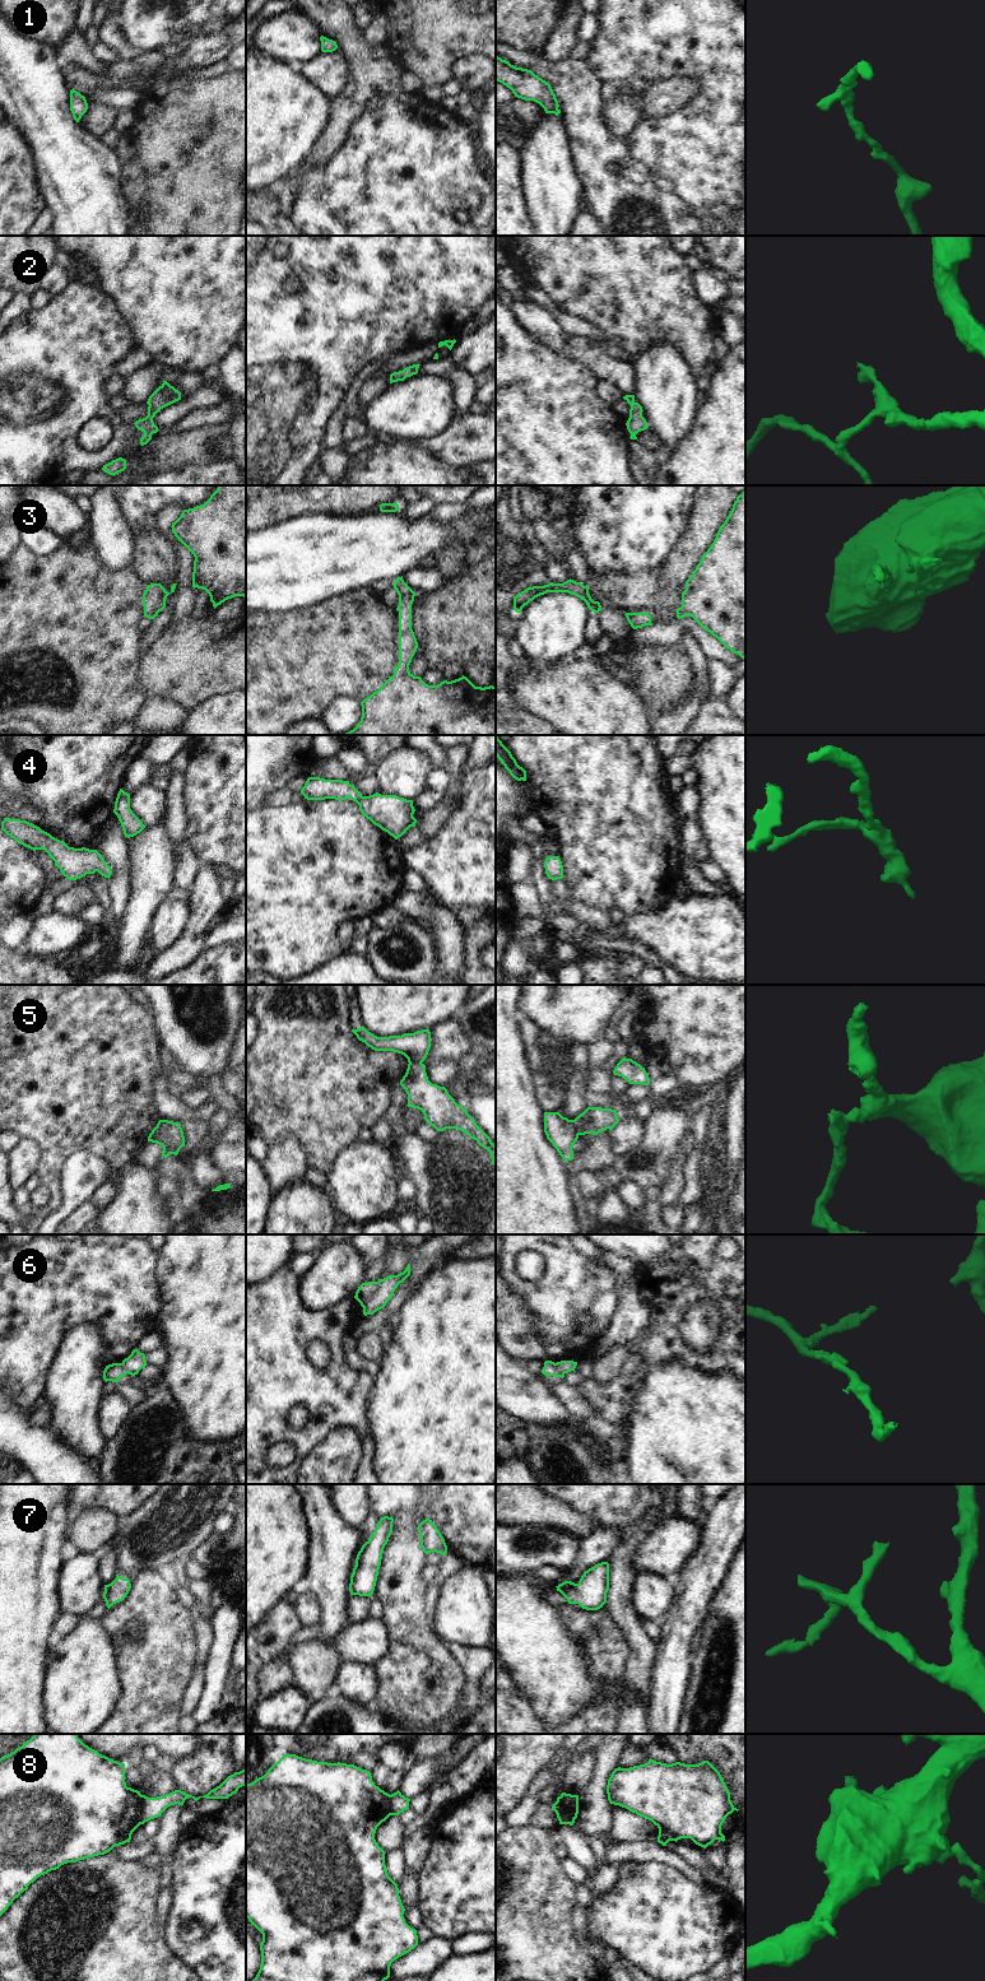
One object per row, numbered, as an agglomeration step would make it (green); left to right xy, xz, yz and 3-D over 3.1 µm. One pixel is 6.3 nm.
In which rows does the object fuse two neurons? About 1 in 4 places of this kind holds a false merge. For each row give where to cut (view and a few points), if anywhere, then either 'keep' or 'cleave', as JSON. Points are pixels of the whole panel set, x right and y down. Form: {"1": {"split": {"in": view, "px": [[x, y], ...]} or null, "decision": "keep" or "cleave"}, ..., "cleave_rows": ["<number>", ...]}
{"1": {"split": null, "decision": "keep"}, "2": {"split": null, "decision": "keep"}, "3": {"split": null, "decision": "keep"}, "4": {"split": null, "decision": "keep"}, "5": {"split": {"in": "yz", "px": [[572, 1120], [580, 1134]]}, "decision": "cleave"}, "6": {"split": {"in": "xz", "px": [[379, 1282], [372, 1296], [362, 1306]]}, "decision": "cleave"}, "7": {"split": null, "decision": "keep"}, "8": {"split": {"in": "xy", "px": [[142, 1795], [139, 1823]]}, "decision": "cleave"}, "cleave_rows": ["5", "6", "8"]}

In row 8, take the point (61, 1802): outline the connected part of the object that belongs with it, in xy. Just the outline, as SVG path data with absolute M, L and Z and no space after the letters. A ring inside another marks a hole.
M34 1734L8 1756L0 1758L0 1916L28 1885L38 1877L59 1869L68 1863L104 1855L115 1846L130 1842L133 1832L140 1826L141 1794L126 1786L125 1763L110 1759L85 1745L76 1734Z

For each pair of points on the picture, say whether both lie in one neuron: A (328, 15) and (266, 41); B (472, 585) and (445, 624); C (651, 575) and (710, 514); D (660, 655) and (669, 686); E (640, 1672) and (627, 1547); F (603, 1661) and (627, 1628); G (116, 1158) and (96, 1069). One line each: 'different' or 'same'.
A: different
B: same
C: different
D: same
E: same
F: different
G: same

